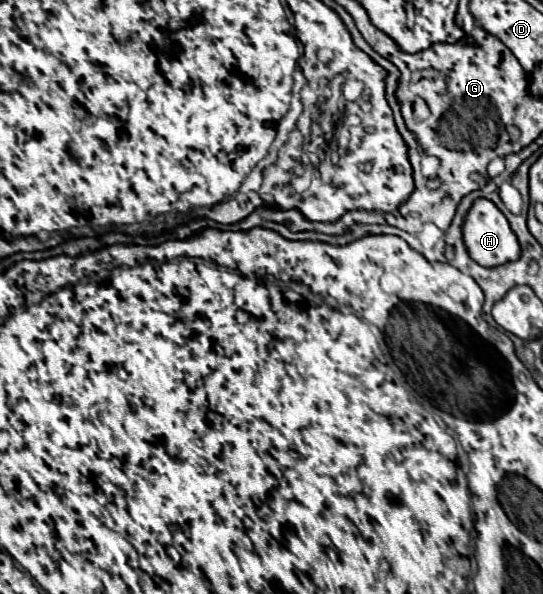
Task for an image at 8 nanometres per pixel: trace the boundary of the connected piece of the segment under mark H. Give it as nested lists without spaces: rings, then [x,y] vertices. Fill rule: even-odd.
[[[480,198],[472,204],[466,222],[462,226],[462,234],[464,234],[464,244],[470,252],[470,256],[486,268],[494,268],[494,266],[502,266],[506,262],[514,262],[520,258],[520,244],[516,234],[512,232],[506,216],[486,198]]]

